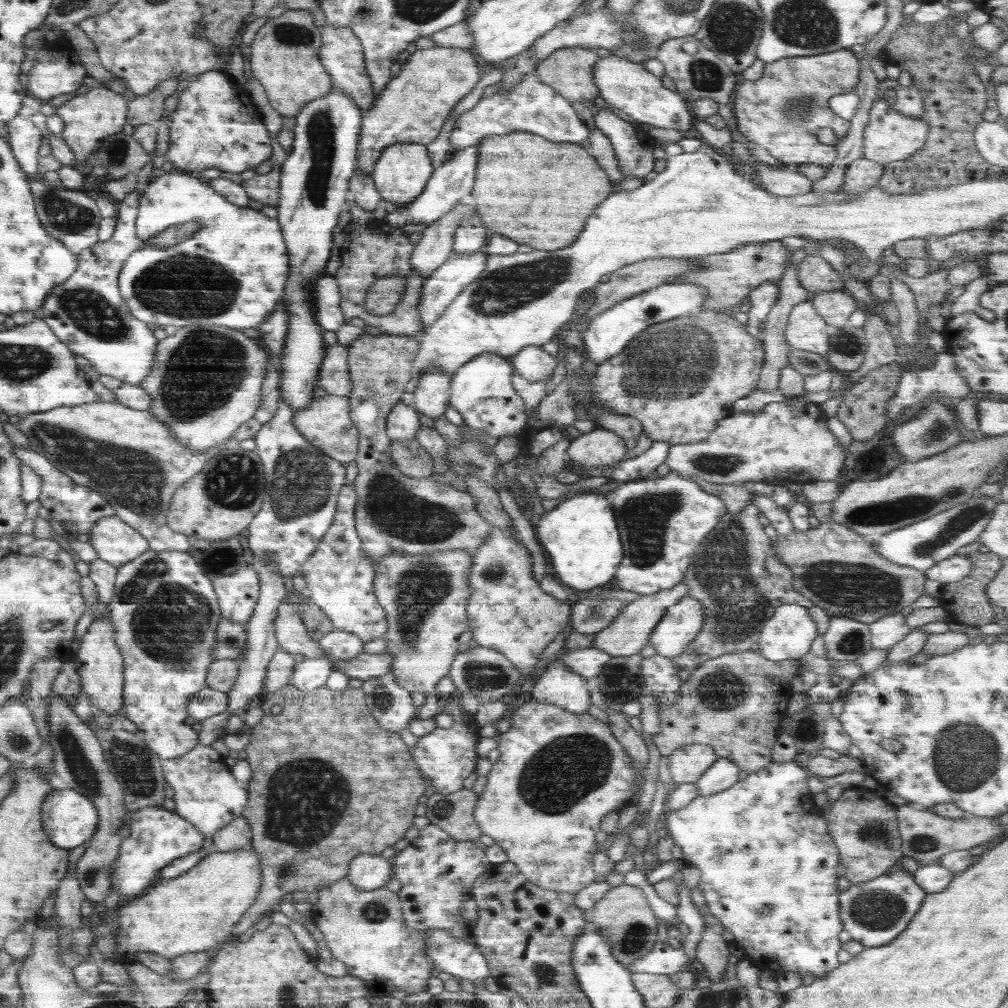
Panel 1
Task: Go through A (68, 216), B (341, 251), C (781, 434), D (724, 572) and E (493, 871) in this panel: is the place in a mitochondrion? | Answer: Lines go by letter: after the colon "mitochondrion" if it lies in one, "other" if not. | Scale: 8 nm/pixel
A: mitochondrion
B: other
C: other
D: mitochondrion
E: other

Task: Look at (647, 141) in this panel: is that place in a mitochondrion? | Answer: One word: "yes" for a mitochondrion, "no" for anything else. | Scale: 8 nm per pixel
no

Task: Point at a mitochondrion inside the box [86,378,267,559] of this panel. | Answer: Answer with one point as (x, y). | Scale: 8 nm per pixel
(233, 482)

